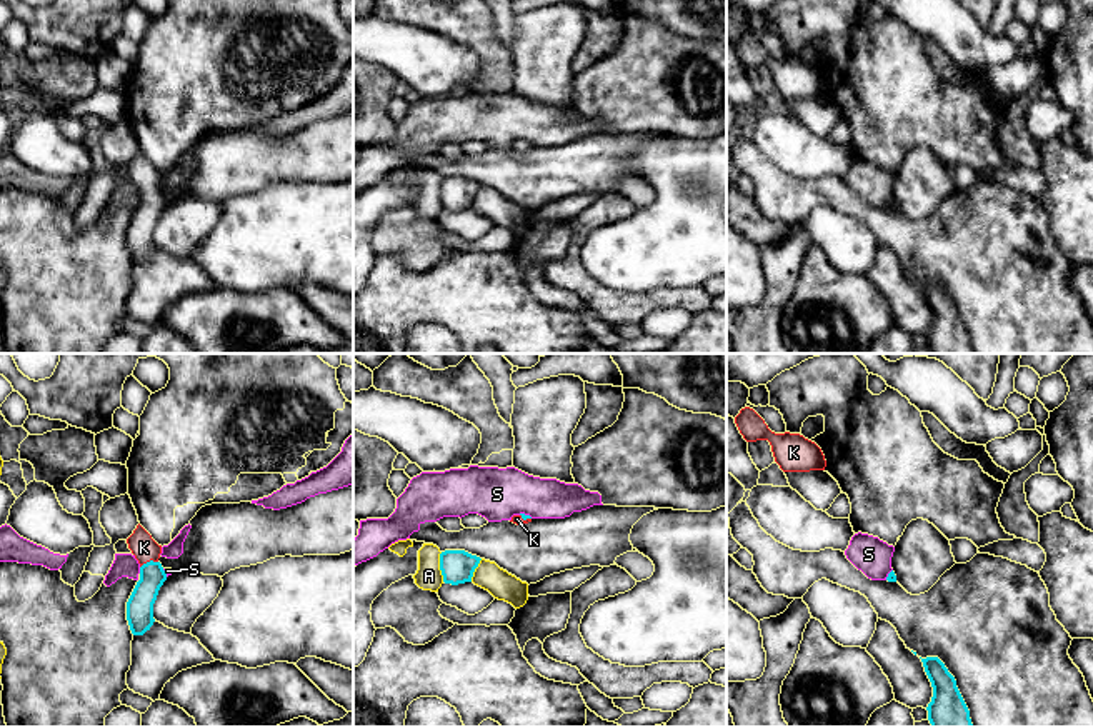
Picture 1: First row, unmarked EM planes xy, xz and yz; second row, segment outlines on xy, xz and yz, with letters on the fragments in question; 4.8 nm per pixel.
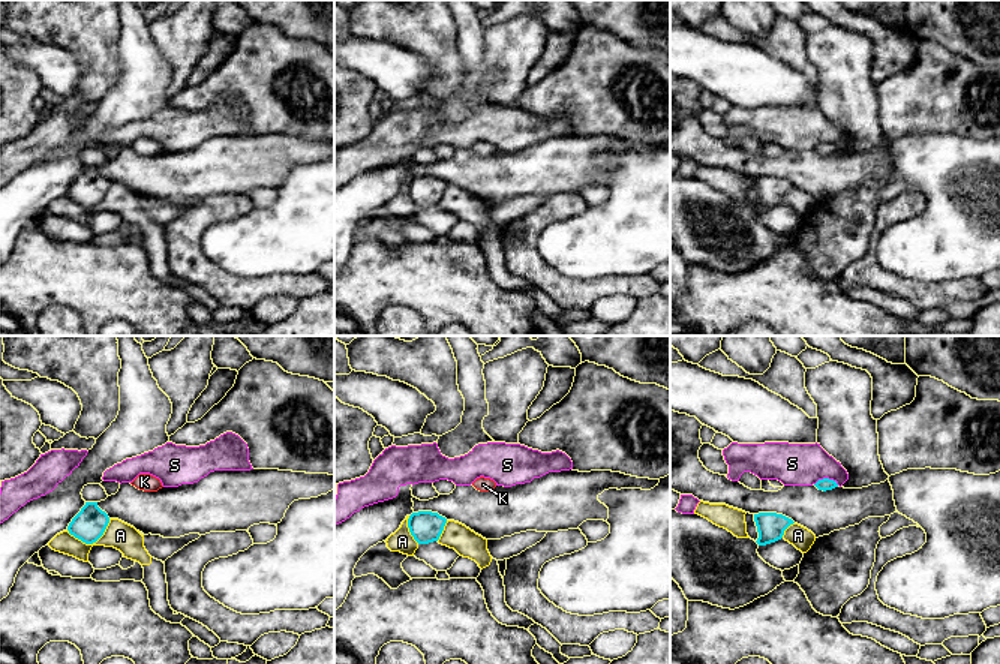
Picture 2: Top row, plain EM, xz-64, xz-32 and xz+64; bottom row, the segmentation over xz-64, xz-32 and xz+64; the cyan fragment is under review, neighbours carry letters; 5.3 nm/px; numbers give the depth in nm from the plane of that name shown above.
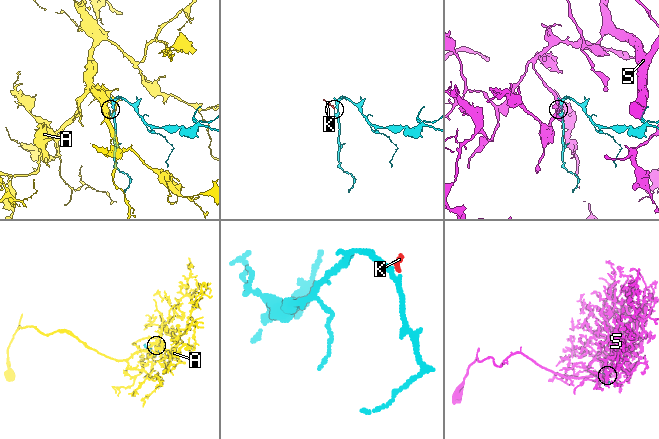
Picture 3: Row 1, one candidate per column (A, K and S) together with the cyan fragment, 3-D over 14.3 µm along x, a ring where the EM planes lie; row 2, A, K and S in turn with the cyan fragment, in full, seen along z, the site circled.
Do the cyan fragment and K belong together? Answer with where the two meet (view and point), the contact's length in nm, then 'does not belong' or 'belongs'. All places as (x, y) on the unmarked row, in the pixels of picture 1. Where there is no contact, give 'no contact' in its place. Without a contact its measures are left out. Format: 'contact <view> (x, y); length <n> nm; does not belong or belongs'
contact xy (150, 187); length 90 nm; belongs

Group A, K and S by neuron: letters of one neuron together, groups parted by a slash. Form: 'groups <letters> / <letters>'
groups A / K / S

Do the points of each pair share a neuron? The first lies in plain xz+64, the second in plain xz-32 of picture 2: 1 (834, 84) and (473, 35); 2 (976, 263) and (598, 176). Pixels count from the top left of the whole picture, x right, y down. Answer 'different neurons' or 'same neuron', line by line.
1: different neurons
2: different neurons

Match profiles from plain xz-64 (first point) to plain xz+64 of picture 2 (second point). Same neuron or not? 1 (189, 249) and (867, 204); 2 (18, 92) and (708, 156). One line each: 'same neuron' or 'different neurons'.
1: different neurons
2: same neuron

